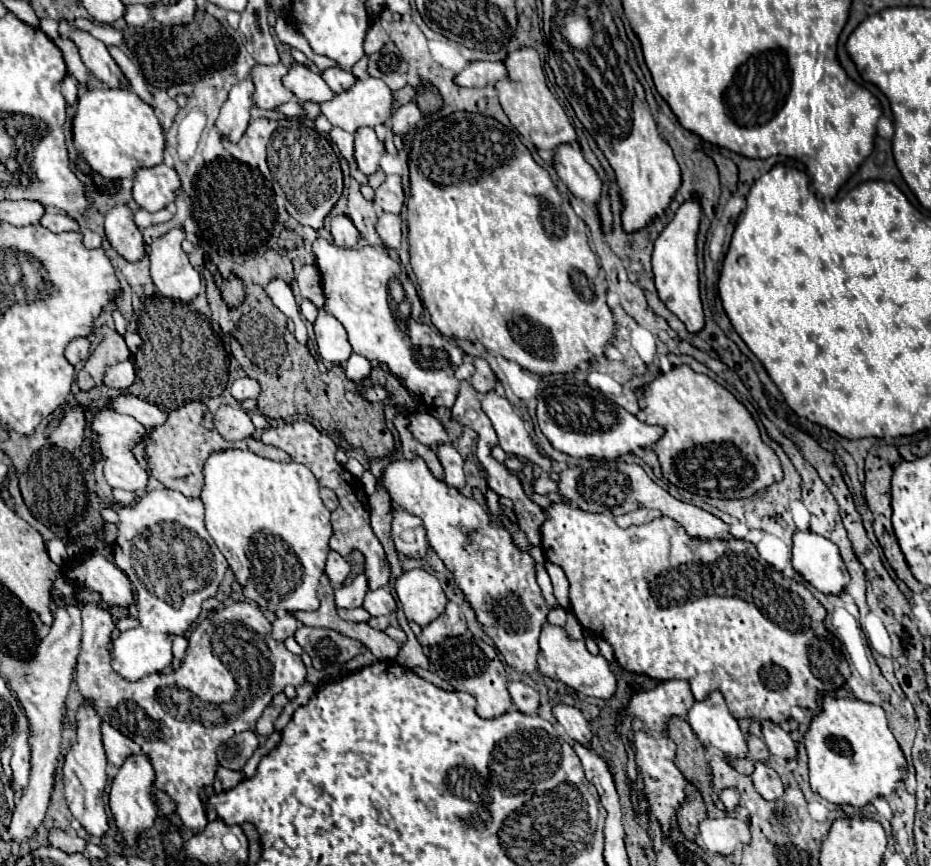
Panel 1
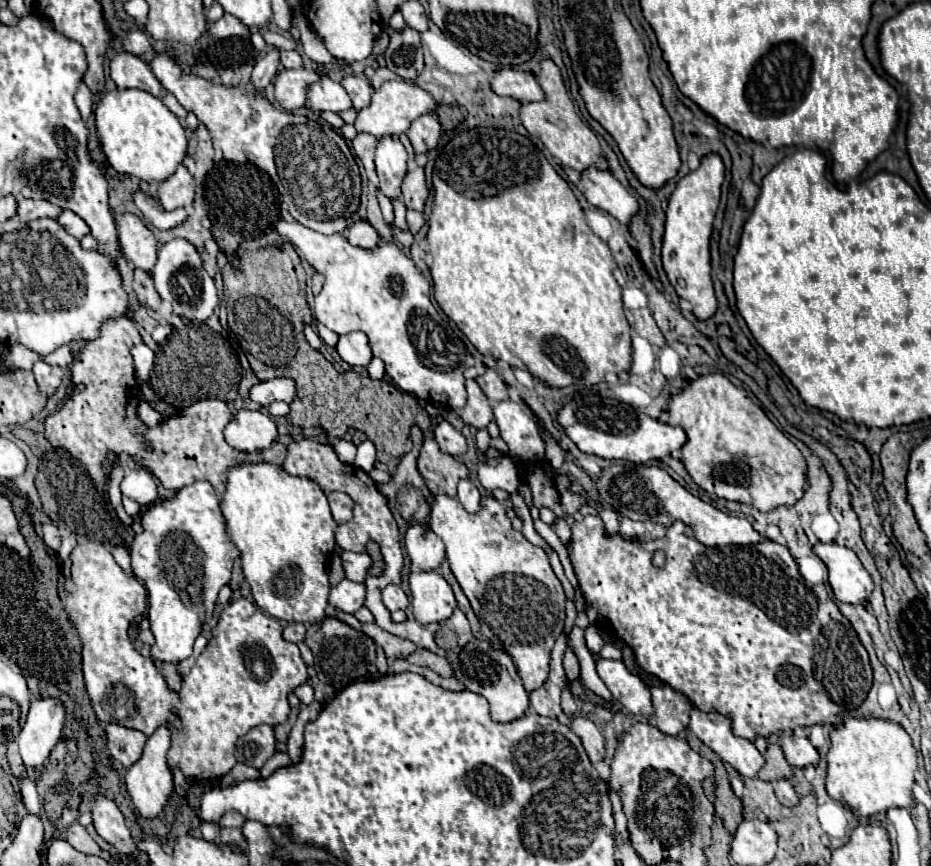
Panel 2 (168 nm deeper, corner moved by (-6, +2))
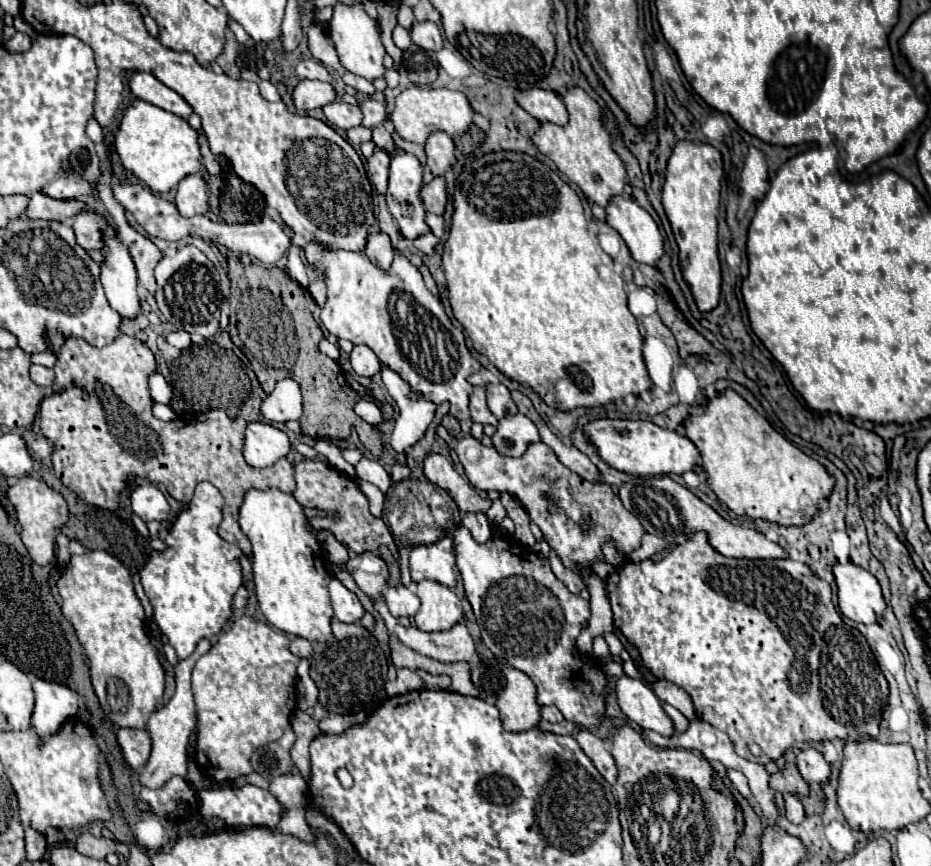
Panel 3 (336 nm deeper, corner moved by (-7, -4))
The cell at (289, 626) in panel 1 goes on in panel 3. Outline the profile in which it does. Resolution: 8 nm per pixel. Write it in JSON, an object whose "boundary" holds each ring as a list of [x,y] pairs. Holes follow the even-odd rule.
{"boundary":[[[294,637],[290,641],[290,651],[296,657],[300,657],[300,659],[310,659],[310,655],[312,655],[312,643],[306,641],[306,639],[302,639],[302,637]]]}

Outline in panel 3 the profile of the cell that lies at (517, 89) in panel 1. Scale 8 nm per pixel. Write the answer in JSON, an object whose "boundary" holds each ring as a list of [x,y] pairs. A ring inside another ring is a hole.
{"boundary":[[[578,87],[562,93],[562,101],[570,115],[568,125],[560,127],[554,123],[542,123],[532,141],[536,143],[540,153],[552,159],[558,171],[564,173],[572,183],[576,183],[592,203],[608,207],[614,195],[624,195],[628,187],[628,175],[620,155],[612,149],[612,137],[602,123],[602,109]]]}

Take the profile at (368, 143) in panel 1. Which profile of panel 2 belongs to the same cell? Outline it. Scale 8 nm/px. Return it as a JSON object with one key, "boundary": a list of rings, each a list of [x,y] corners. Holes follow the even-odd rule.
{"boundary":[[[387,135],[381,137],[377,141],[377,149],[375,149],[375,167],[377,167],[377,175],[379,175],[379,189],[389,199],[401,199],[399,185],[407,173],[405,147]]]}

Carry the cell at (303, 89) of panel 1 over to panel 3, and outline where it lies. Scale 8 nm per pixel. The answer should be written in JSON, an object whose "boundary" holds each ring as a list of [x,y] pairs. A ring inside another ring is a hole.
{"boundary":[[[336,101],[336,103],[330,103],[324,107],[324,115],[328,119],[330,125],[342,129],[342,131],[348,131],[352,127],[358,127],[362,125],[362,111],[360,107],[354,107],[354,105],[348,105],[344,101]]]}

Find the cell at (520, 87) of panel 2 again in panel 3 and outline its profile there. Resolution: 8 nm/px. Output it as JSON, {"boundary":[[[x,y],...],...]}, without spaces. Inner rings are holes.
{"boundary":[[[544,89],[522,91],[516,101],[540,123],[546,123],[546,121],[550,121],[554,125],[568,123],[568,111],[566,111],[560,95],[554,91],[544,91]]]}

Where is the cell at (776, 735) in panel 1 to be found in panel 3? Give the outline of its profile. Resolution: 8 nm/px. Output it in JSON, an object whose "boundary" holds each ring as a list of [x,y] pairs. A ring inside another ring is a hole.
{"boundary":[[[812,747],[796,751],[796,765],[802,779],[808,783],[826,783],[830,779],[830,763]]]}

